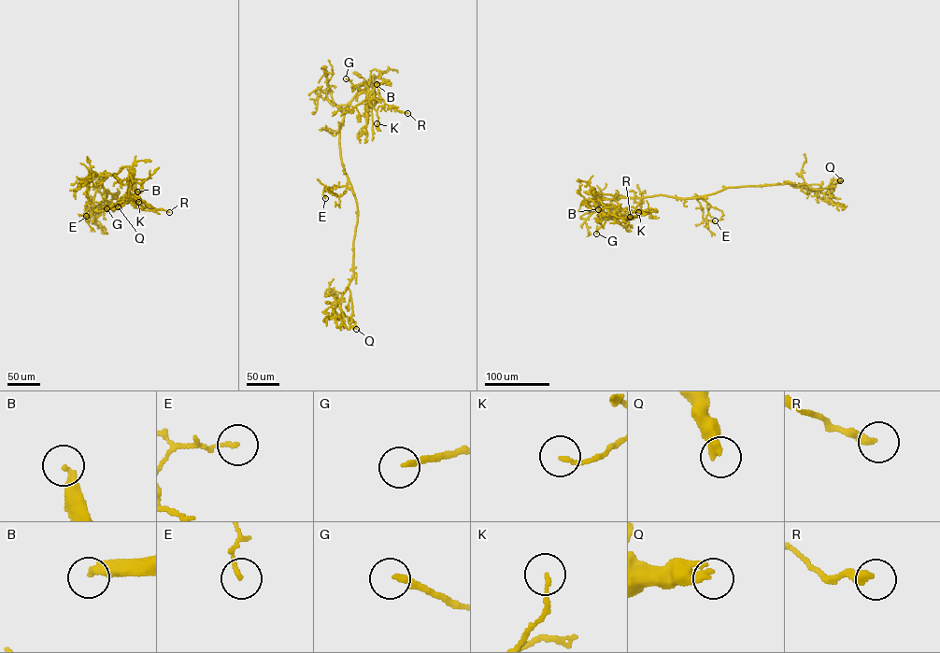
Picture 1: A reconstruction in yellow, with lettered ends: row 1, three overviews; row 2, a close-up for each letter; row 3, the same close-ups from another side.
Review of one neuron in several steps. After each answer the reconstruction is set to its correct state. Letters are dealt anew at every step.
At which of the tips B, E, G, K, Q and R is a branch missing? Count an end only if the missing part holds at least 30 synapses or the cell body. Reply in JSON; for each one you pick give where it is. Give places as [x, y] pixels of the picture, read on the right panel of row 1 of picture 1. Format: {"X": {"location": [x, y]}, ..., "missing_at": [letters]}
{"B": {"location": [598, 209]}, "missing_at": ["B"]}

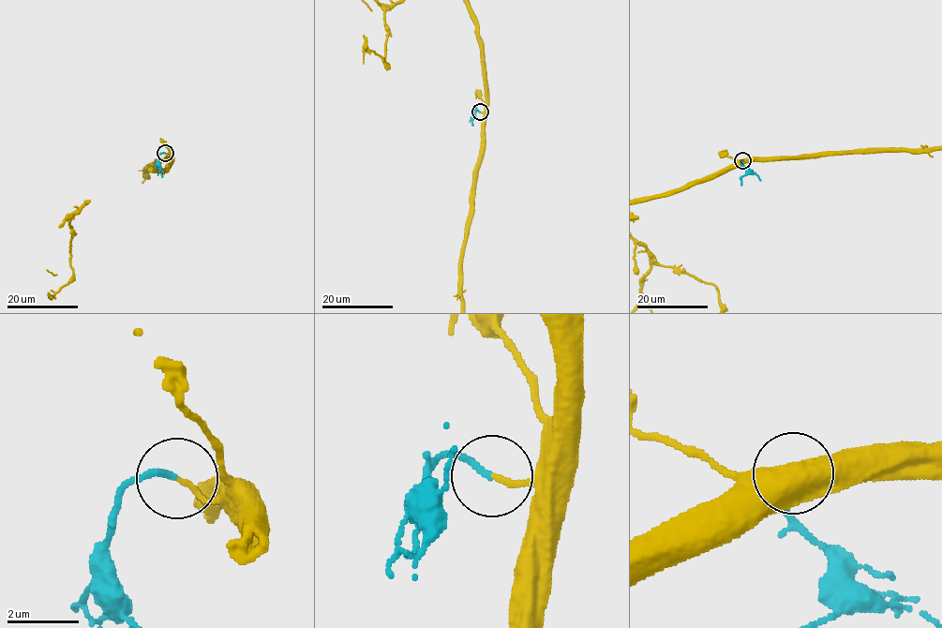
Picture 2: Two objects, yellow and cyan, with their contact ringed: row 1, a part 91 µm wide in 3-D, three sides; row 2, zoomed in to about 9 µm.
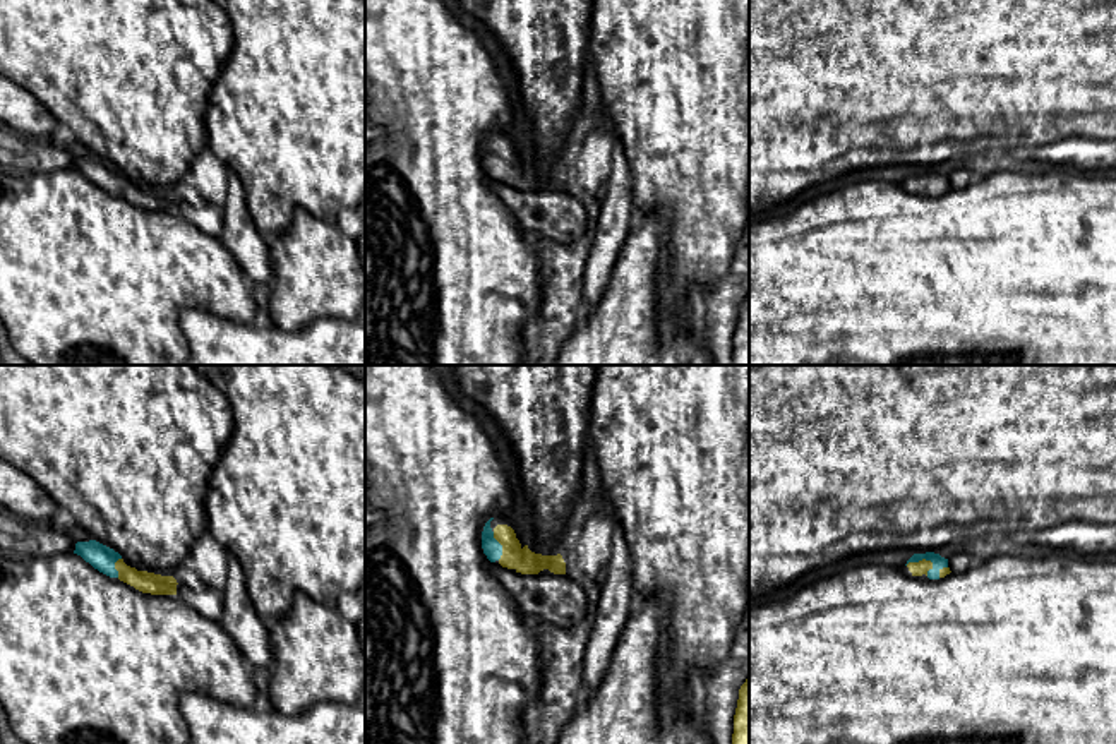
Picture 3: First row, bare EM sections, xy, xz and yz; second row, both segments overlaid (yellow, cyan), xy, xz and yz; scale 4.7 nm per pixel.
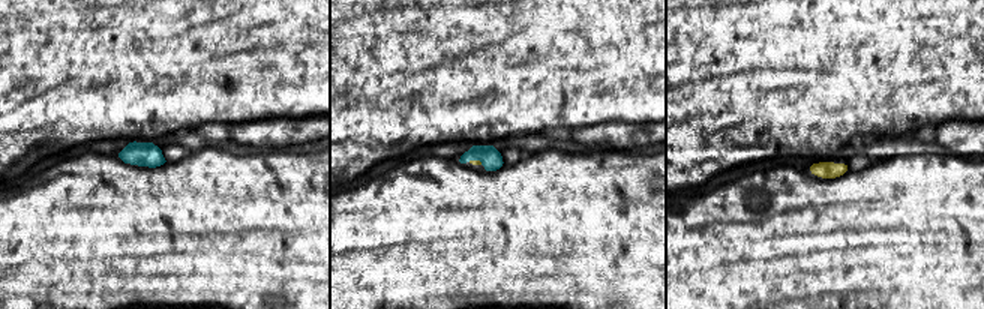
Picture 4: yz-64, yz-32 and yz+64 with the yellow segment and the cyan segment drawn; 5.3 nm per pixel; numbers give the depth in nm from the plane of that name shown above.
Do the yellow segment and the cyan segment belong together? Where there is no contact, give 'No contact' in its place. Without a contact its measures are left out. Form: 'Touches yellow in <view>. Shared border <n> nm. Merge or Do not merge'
Touches yellow in yz. Shared border 140 nm. Merge

